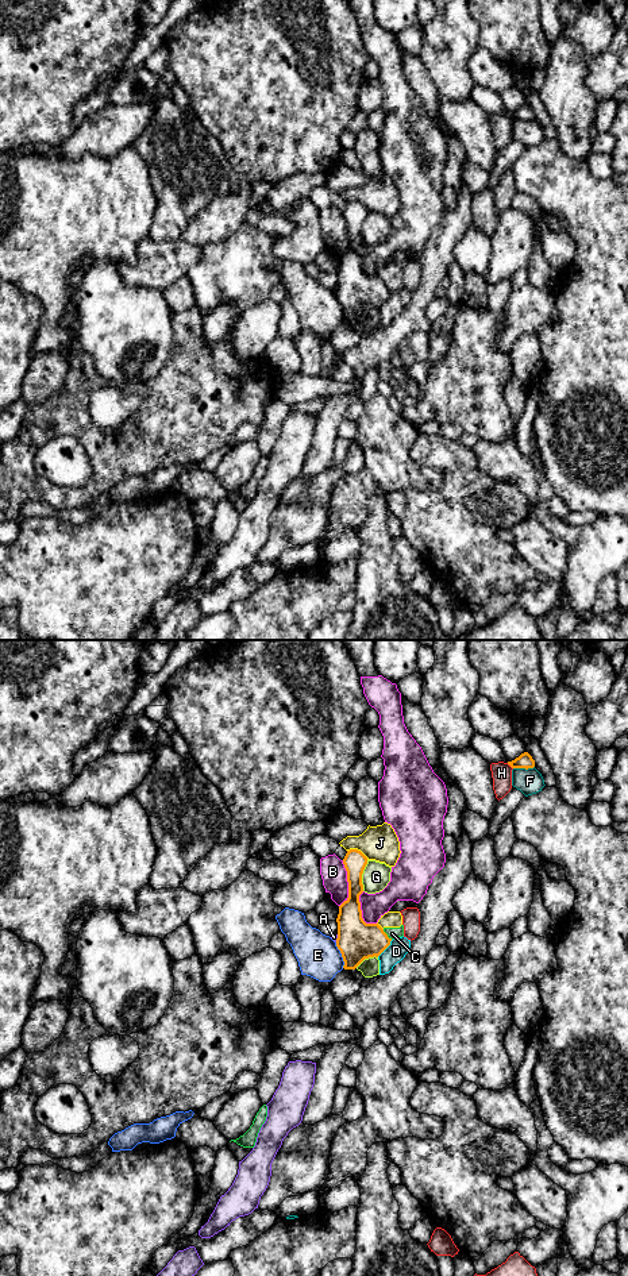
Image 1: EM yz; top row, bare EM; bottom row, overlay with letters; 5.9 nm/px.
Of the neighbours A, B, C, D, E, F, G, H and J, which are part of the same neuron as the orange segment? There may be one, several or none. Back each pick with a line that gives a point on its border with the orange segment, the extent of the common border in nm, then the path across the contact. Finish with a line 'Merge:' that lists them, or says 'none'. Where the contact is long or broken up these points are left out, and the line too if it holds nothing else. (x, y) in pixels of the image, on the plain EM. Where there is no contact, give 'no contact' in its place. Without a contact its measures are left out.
Merge: none

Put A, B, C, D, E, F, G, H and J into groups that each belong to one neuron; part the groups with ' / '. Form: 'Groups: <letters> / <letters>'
Groups: A / B / C J / D / E / F / G / H

